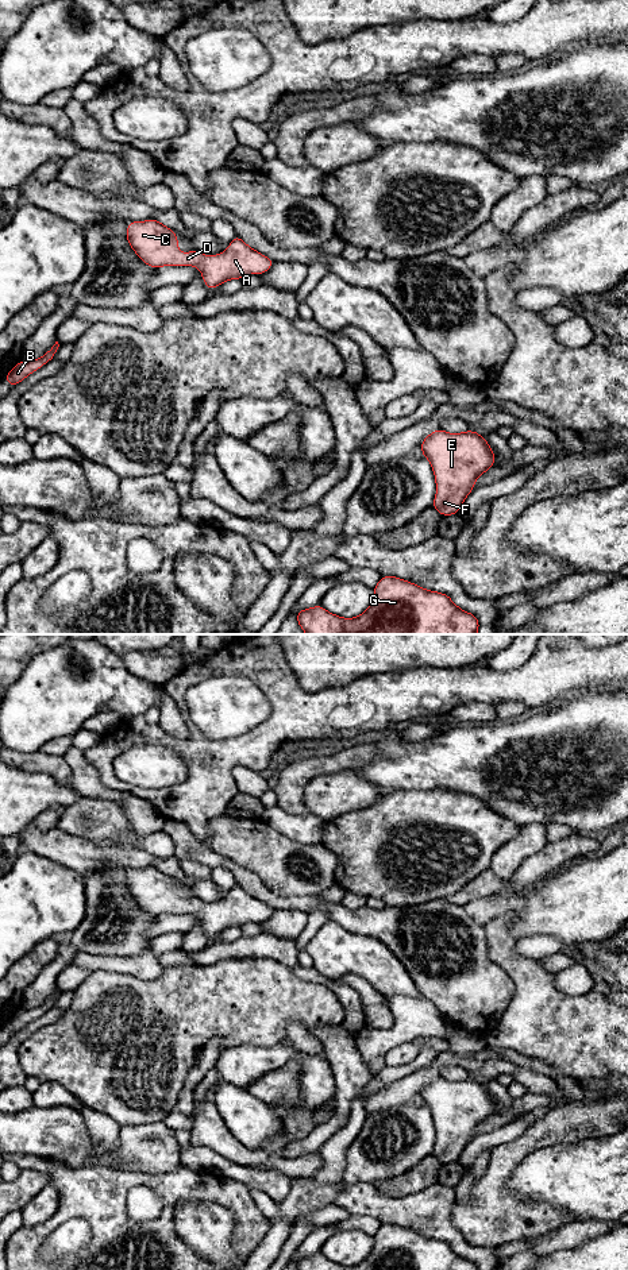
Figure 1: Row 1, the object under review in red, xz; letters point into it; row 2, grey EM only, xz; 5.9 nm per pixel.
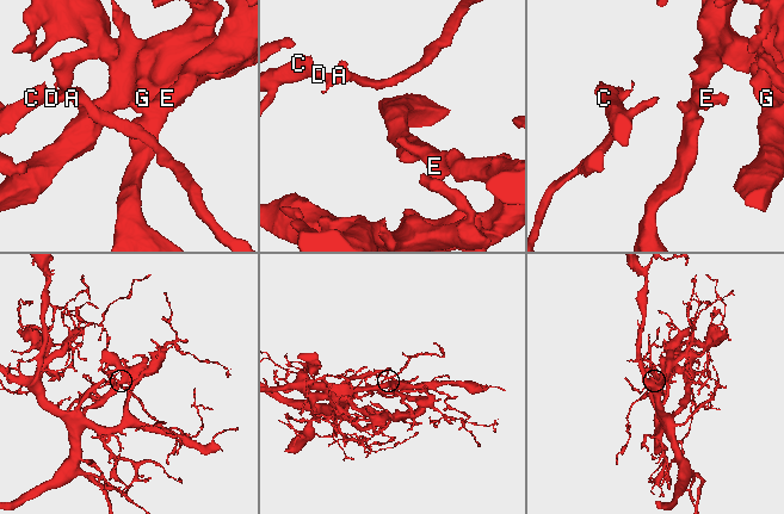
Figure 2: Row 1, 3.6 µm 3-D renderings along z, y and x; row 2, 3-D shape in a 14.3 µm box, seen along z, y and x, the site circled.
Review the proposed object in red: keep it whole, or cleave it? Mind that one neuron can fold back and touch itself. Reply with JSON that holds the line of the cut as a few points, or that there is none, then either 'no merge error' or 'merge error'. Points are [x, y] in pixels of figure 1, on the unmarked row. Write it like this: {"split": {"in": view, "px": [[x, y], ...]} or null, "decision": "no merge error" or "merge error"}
{"split": null, "decision": "no merge error"}

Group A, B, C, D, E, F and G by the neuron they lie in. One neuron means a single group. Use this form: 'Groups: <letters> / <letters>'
Groups: A B C D E F G

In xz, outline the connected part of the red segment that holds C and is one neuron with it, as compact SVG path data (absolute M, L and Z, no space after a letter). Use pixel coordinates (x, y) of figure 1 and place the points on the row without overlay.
M157 866L127 872L127 888L135 902L150 915L194 914L201 919L211 938L228 927L242 927L247 922L261 923L274 910L247 893L238 883L227 898L213 904L201 899L178 899L177 881Z

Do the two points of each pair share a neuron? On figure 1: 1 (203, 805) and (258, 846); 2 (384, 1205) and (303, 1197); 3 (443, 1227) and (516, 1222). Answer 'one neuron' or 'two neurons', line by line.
1: two neurons
2: two neurons
3: two neurons

